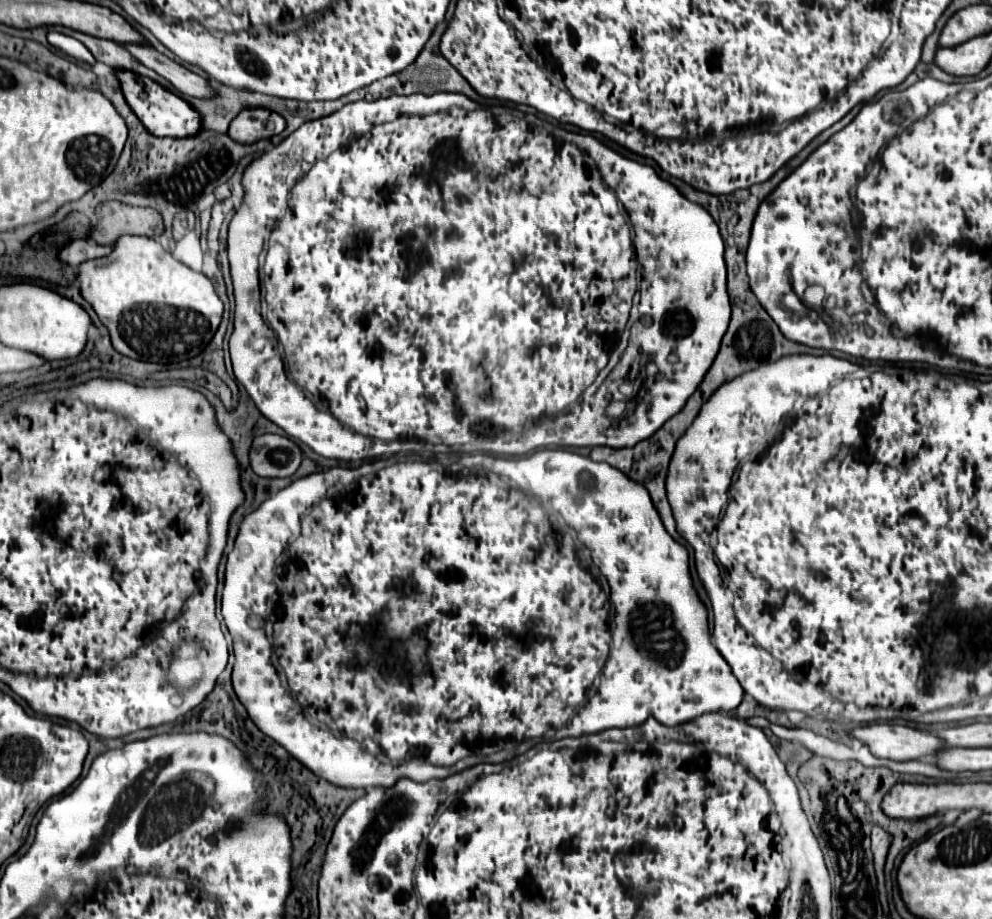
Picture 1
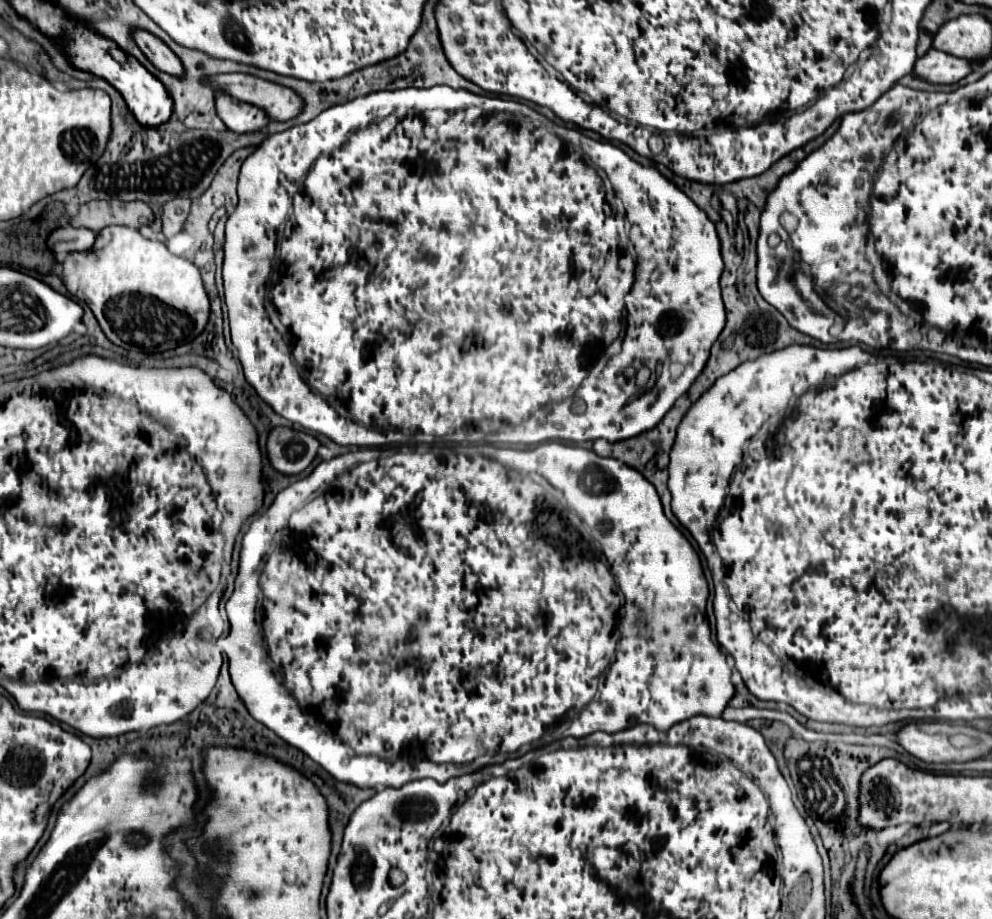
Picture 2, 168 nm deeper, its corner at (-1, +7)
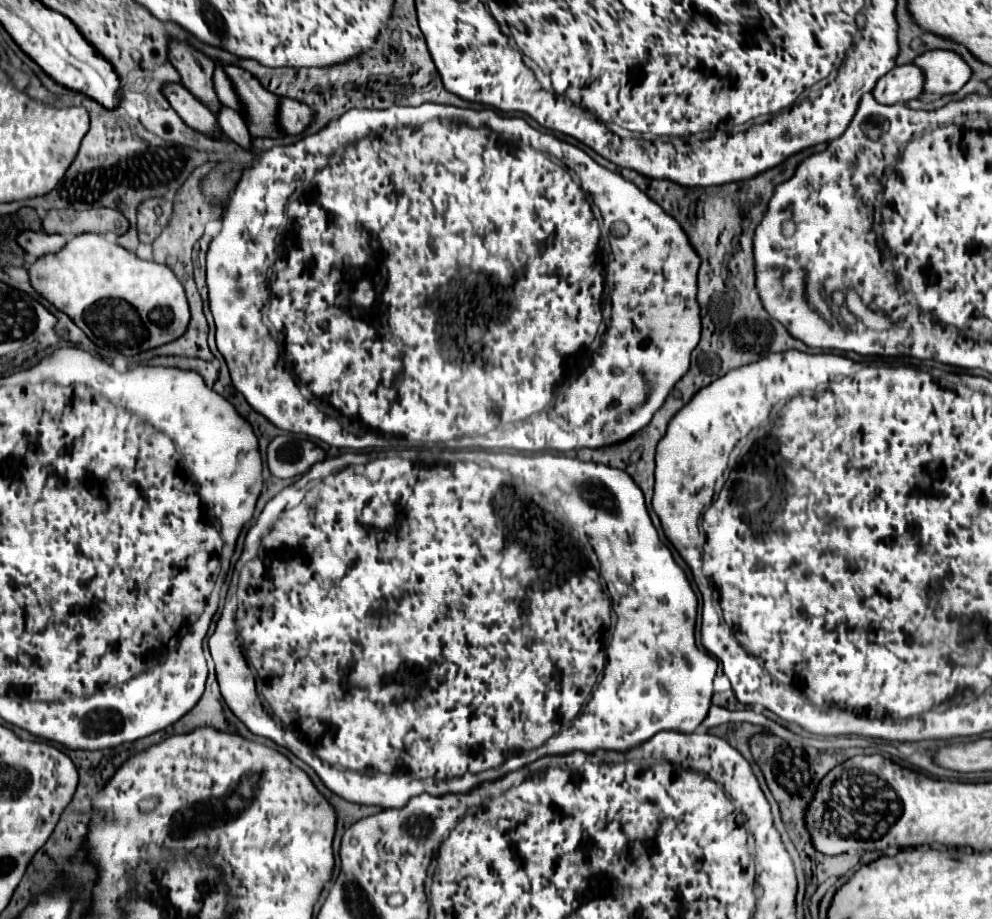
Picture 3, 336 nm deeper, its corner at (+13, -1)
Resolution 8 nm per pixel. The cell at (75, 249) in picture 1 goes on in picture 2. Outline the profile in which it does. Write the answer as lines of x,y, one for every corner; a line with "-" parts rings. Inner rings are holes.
72,226
58,228
48,238
48,246
52,248
58,262
64,262
64,258
70,252
90,250
90,246
94,246
94,242
96,242
96,232
92,232
88,228
72,228

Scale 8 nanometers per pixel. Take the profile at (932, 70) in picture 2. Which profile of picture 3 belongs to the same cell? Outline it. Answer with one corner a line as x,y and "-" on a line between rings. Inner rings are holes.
914,64
906,66
894,66
888,74
884,74
874,90
872,96
880,104
898,104
898,102
908,102
912,98
918,98
922,94
922,72

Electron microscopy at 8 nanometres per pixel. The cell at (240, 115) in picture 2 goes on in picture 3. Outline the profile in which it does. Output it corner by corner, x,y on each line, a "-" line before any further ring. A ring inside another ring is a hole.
170,42
168,44
168,60
172,62
172,66
176,66
180,78
182,78
182,84
200,100
204,102
206,106
212,108
212,112
218,116
218,110
220,110
220,100
216,98
216,92
212,88
212,72
216,68
216,64
212,62
212,58
208,58
206,54
198,52
190,42

